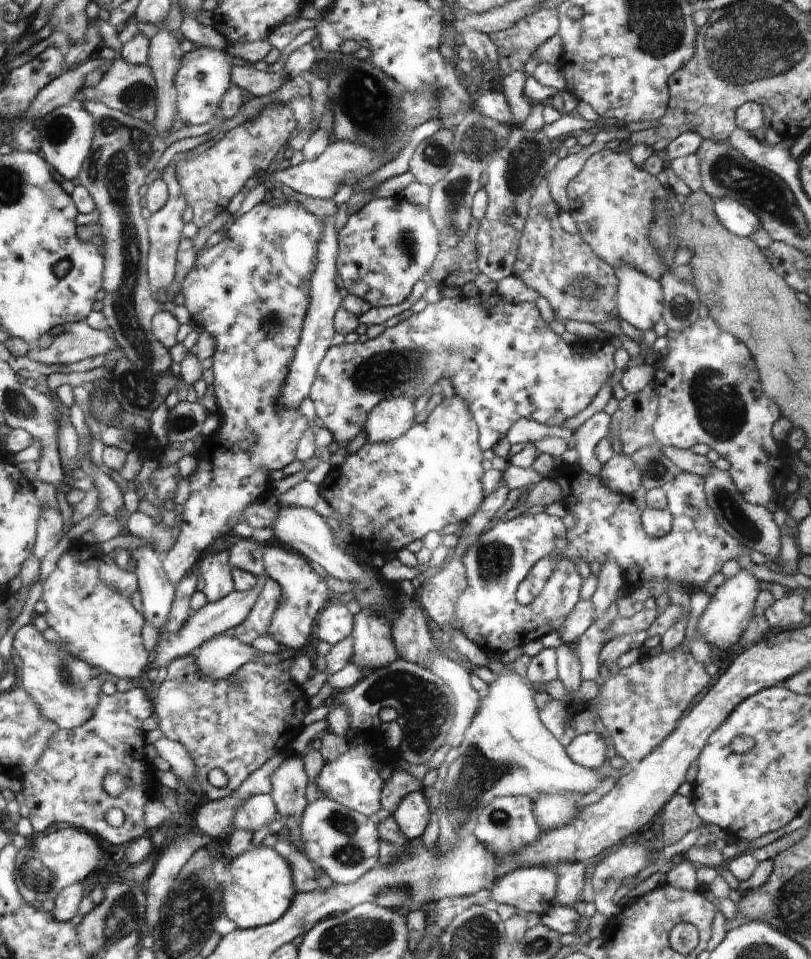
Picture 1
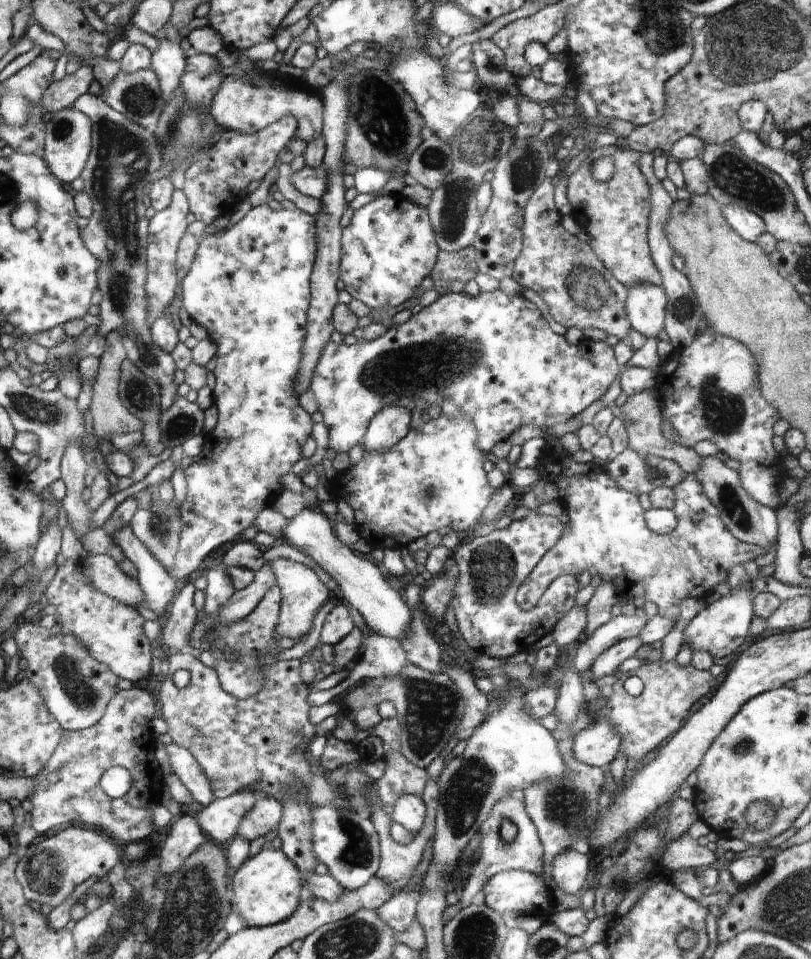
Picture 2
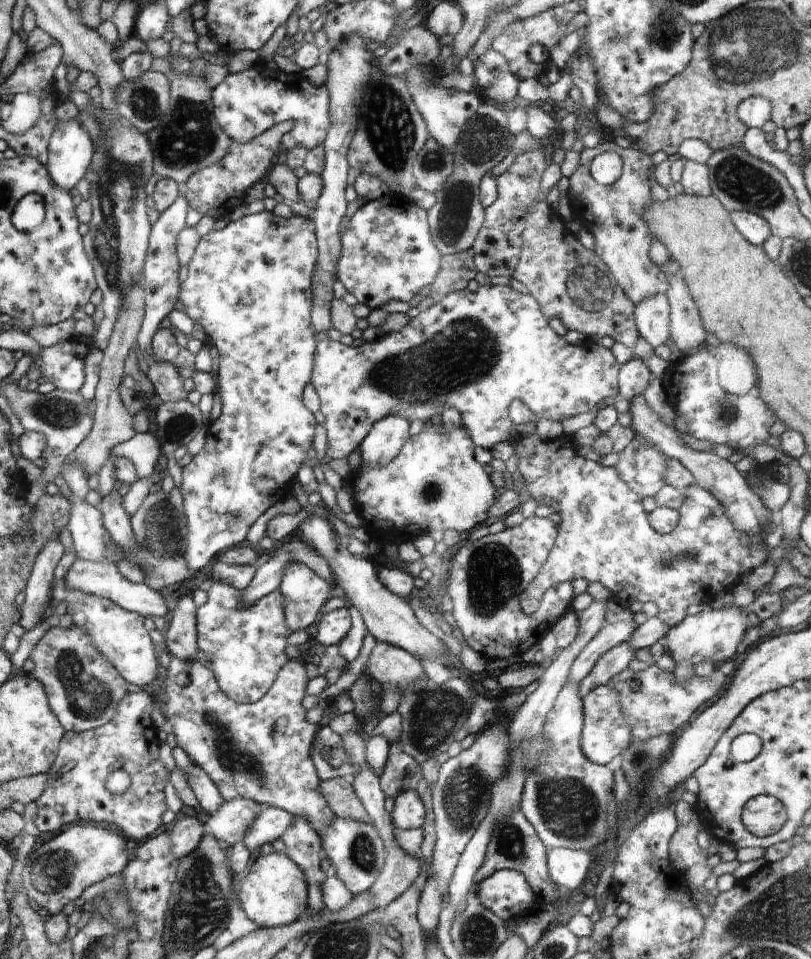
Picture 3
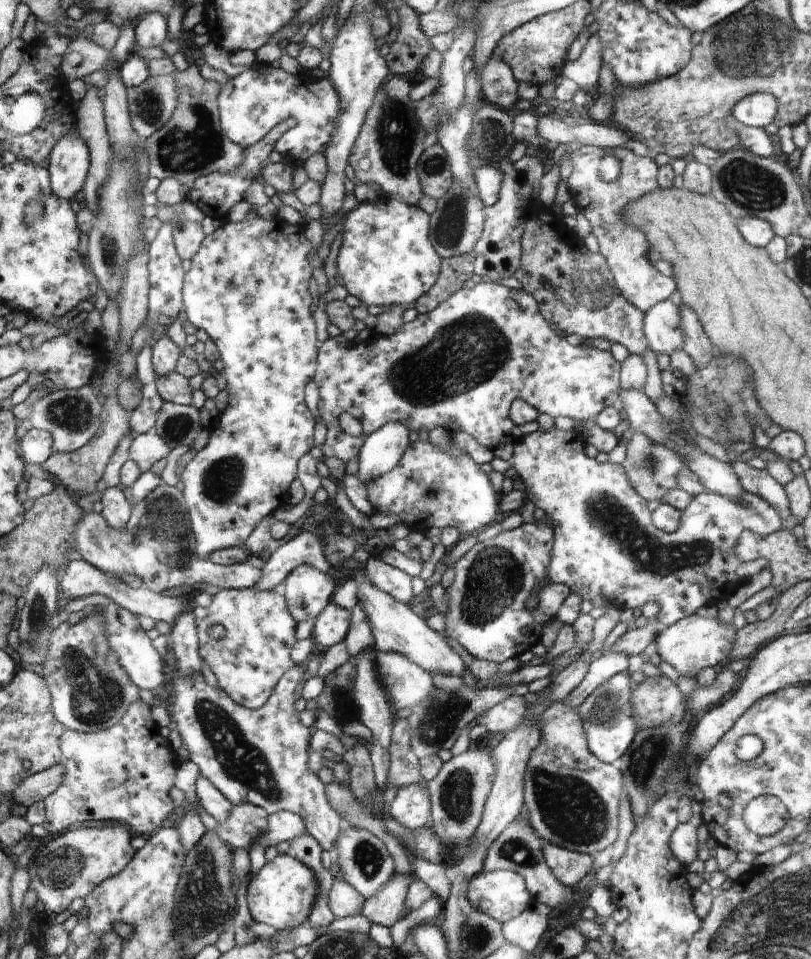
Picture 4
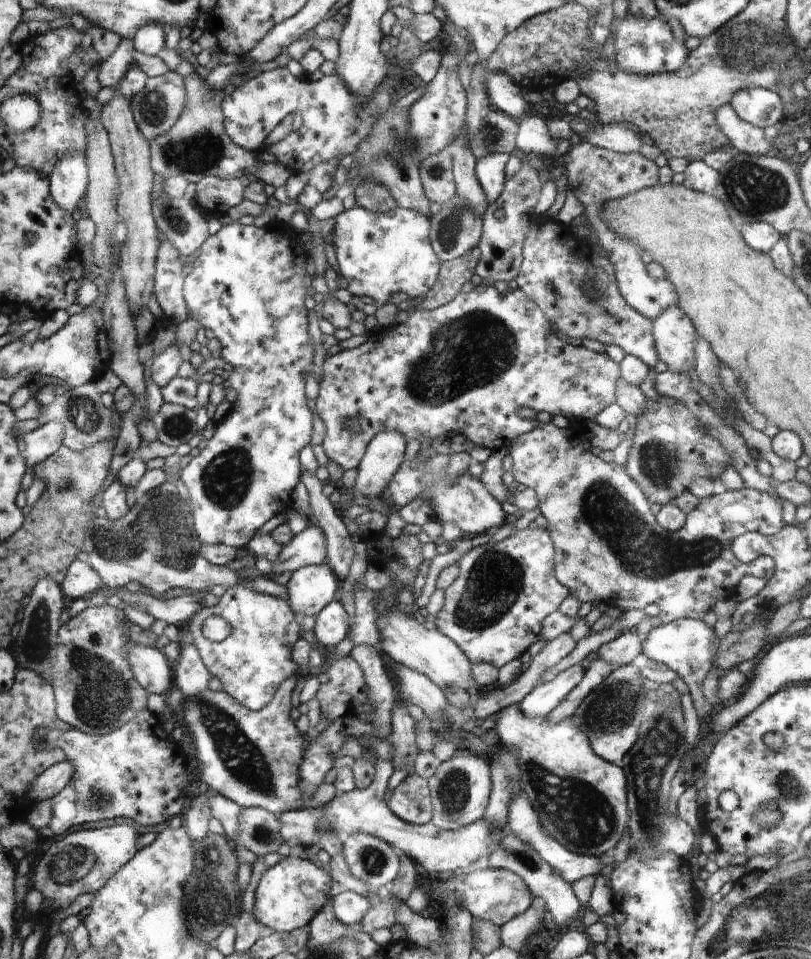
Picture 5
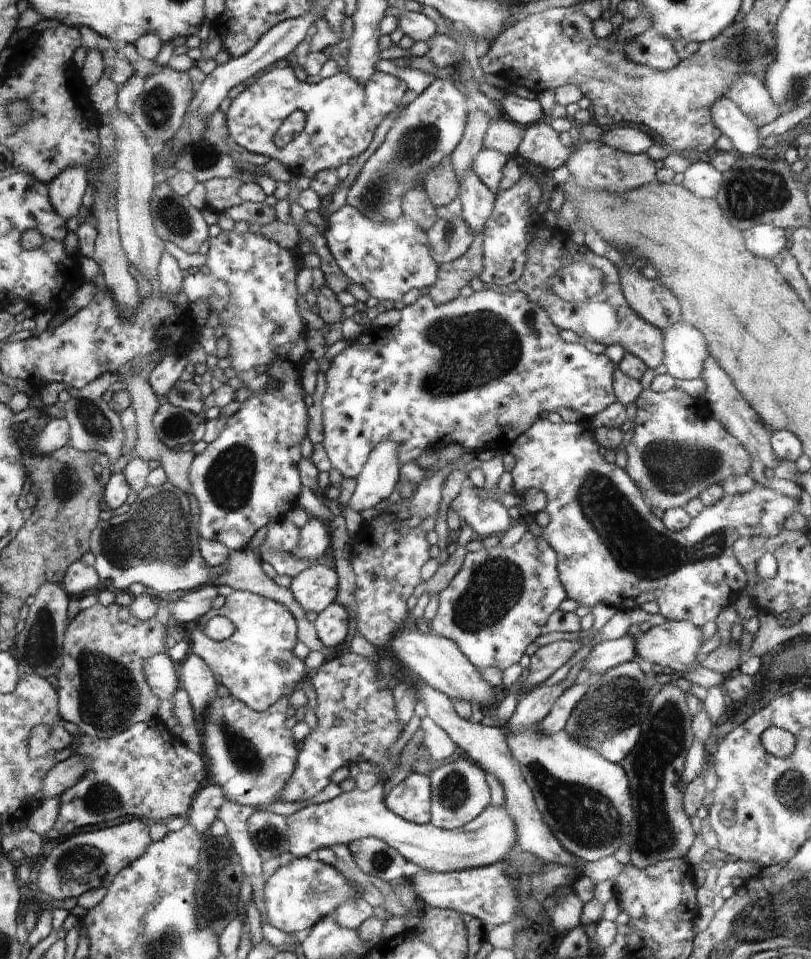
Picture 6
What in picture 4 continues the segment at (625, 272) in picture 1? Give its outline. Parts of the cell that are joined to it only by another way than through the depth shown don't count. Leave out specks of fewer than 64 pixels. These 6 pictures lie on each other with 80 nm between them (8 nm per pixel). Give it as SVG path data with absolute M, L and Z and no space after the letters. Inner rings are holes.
M673 299L660 301L656 306L644 312L643 331L649 342L649 348L658 354L668 354L679 358L677 355L682 352L685 343L683 330L681 329L681 310L678 302Z

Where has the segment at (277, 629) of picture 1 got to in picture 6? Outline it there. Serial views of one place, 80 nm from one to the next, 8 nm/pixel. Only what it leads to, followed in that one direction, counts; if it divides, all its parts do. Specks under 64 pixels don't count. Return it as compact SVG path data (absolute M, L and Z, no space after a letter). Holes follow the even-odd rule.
M312 565L292 579L290 590L305 612L322 612L336 600L339 578L325 565Z

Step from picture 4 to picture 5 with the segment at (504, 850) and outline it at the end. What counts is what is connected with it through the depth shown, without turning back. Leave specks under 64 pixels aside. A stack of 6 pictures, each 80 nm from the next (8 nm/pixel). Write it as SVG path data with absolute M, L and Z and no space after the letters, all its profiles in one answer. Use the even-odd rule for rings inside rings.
M508 825L503 828L502 832L505 835L500 841L500 846L488 857L489 866L512 871L522 878L531 895L541 898L545 902L546 910L551 912L551 916L558 926L568 926L570 922L574 922L583 906L578 897L574 895L572 885L555 875L553 868L534 850L534 847L520 840Z

